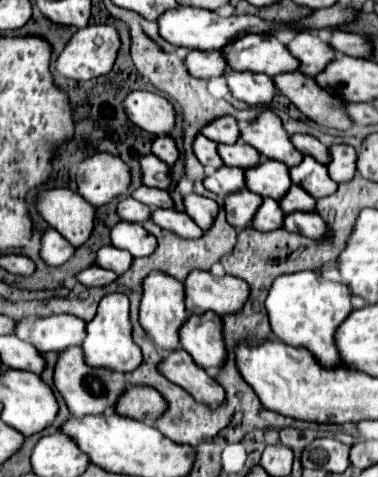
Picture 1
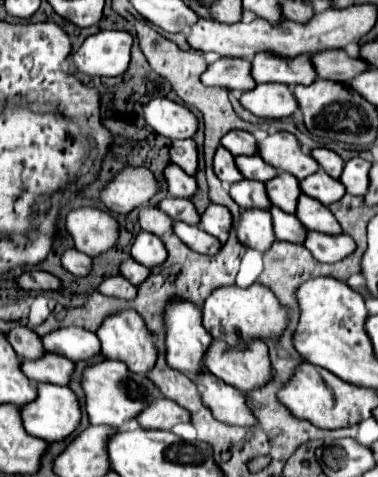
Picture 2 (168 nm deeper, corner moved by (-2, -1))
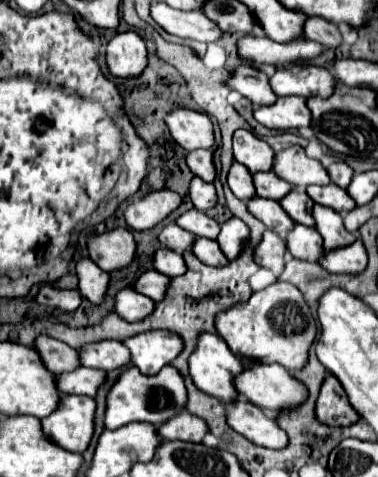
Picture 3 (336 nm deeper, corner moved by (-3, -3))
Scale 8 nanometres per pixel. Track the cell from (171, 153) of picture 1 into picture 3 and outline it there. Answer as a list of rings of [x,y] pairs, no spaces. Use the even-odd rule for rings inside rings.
[[[210,149],[190,151],[190,155],[188,155],[188,167],[192,169],[194,175],[204,179],[206,183],[212,183],[216,177],[216,167],[214,167],[212,157],[214,157],[214,153]]]

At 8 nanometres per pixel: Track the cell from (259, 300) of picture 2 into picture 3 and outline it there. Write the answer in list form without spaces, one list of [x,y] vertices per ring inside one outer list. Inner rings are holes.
[[[276,281],[266,289],[252,293],[248,303],[220,313],[216,317],[216,331],[228,343],[234,355],[260,363],[280,363],[292,373],[308,363],[308,351],[318,333],[318,319],[304,301],[304,295],[300,295],[294,285]],[[276,307],[284,307],[284,311],[280,311],[280,315],[272,321],[270,315],[276,313]]]

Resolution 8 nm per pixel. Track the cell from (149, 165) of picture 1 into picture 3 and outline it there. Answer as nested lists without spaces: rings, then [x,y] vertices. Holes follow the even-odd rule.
[[[194,177],[194,179],[192,179],[190,199],[192,199],[194,207],[200,209],[200,211],[208,211],[208,209],[216,207],[216,203],[218,203],[218,195],[216,195],[214,185],[202,181],[200,177]]]

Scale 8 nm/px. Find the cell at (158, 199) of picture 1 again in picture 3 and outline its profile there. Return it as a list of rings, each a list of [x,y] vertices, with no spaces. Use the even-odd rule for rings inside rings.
[[[196,209],[184,213],[176,223],[182,229],[186,229],[186,231],[198,235],[198,237],[206,237],[206,239],[216,239],[218,233],[220,233],[220,225],[214,219],[206,217],[206,213],[196,211]]]

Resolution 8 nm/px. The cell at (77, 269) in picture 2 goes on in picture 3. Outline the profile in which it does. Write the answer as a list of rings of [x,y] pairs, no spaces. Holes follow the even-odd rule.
[[[82,259],[76,265],[78,271],[78,279],[80,279],[80,295],[86,297],[90,303],[100,305],[108,293],[108,285],[110,285],[110,273],[102,271],[94,261],[90,259]]]

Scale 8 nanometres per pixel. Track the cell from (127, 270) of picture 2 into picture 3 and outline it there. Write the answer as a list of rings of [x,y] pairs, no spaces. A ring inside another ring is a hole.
[[[146,271],[138,281],[136,281],[136,291],[150,297],[152,301],[160,301],[164,299],[164,291],[168,289],[168,283],[170,283],[170,277],[158,273],[158,271]]]

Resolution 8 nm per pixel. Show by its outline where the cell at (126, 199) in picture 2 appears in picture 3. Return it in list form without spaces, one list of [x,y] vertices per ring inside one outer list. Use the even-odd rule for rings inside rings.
[[[154,191],[142,199],[136,199],[126,207],[124,217],[126,223],[136,231],[148,231],[164,221],[172,211],[176,211],[182,203],[182,197],[174,191]]]

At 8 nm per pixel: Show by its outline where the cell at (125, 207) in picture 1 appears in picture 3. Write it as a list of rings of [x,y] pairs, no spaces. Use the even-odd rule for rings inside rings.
[[[176,223],[164,225],[162,231],[160,231],[160,235],[158,235],[158,239],[160,239],[160,243],[162,243],[164,247],[168,247],[168,249],[180,253],[180,255],[182,255],[184,251],[192,249],[192,243],[196,241],[196,237],[194,237],[192,233],[184,231],[184,229],[178,227]]]

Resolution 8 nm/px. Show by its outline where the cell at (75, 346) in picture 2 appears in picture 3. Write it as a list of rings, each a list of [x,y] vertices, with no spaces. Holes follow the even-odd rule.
[[[98,341],[90,343],[84,349],[78,351],[82,365],[92,369],[120,369],[128,367],[132,363],[132,357],[128,355],[128,347],[122,347],[122,341]]]

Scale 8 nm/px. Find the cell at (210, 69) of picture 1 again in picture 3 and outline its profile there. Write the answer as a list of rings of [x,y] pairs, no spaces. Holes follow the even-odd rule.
[[[252,65],[238,67],[230,77],[228,85],[242,93],[246,99],[250,99],[254,105],[272,105],[278,99],[276,93],[272,93],[268,75]]]

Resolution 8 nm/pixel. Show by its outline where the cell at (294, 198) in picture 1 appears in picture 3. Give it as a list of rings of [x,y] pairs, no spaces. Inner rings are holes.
[[[314,205],[314,219],[316,219],[316,231],[324,239],[326,251],[334,251],[336,247],[346,247],[356,241],[356,235],[348,233],[342,225],[342,217],[328,207]]]

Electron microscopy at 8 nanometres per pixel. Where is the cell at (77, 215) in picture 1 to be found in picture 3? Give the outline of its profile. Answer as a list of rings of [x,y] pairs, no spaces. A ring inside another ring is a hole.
[[[118,227],[88,239],[88,251],[90,251],[90,259],[110,273],[128,267],[134,261],[136,241],[128,229]]]

